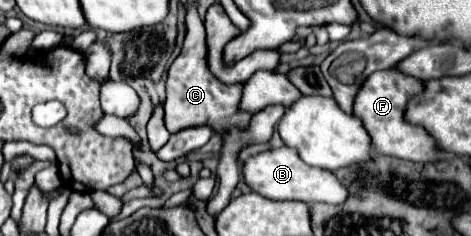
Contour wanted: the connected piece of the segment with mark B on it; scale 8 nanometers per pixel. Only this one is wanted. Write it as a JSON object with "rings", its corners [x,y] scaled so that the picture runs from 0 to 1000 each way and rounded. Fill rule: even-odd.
{"rings":[[[592,623],[554,640],[520,682],[512,708],[516,767],[537,818],[550,818],[567,843],[626,843],[643,860],[728,860],[737,843],[737,801],[715,767],[703,725],[669,716],[635,682],[635,657],[622,631]]]}

